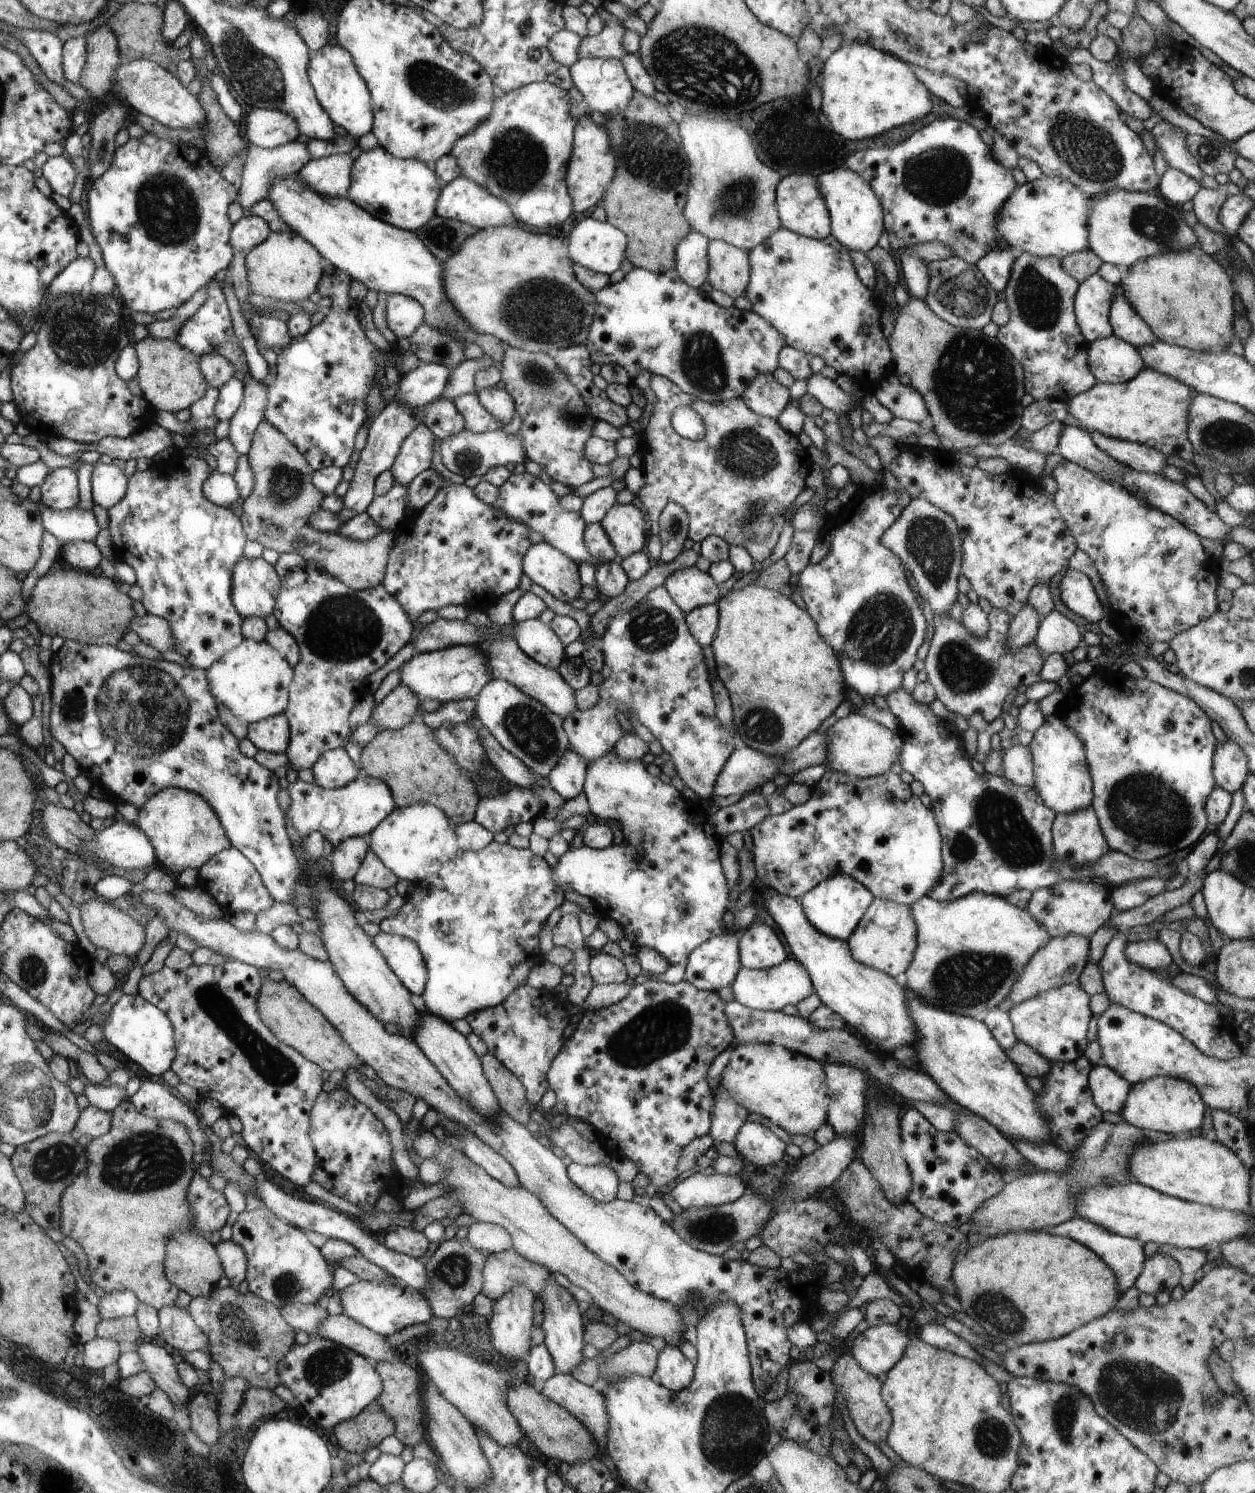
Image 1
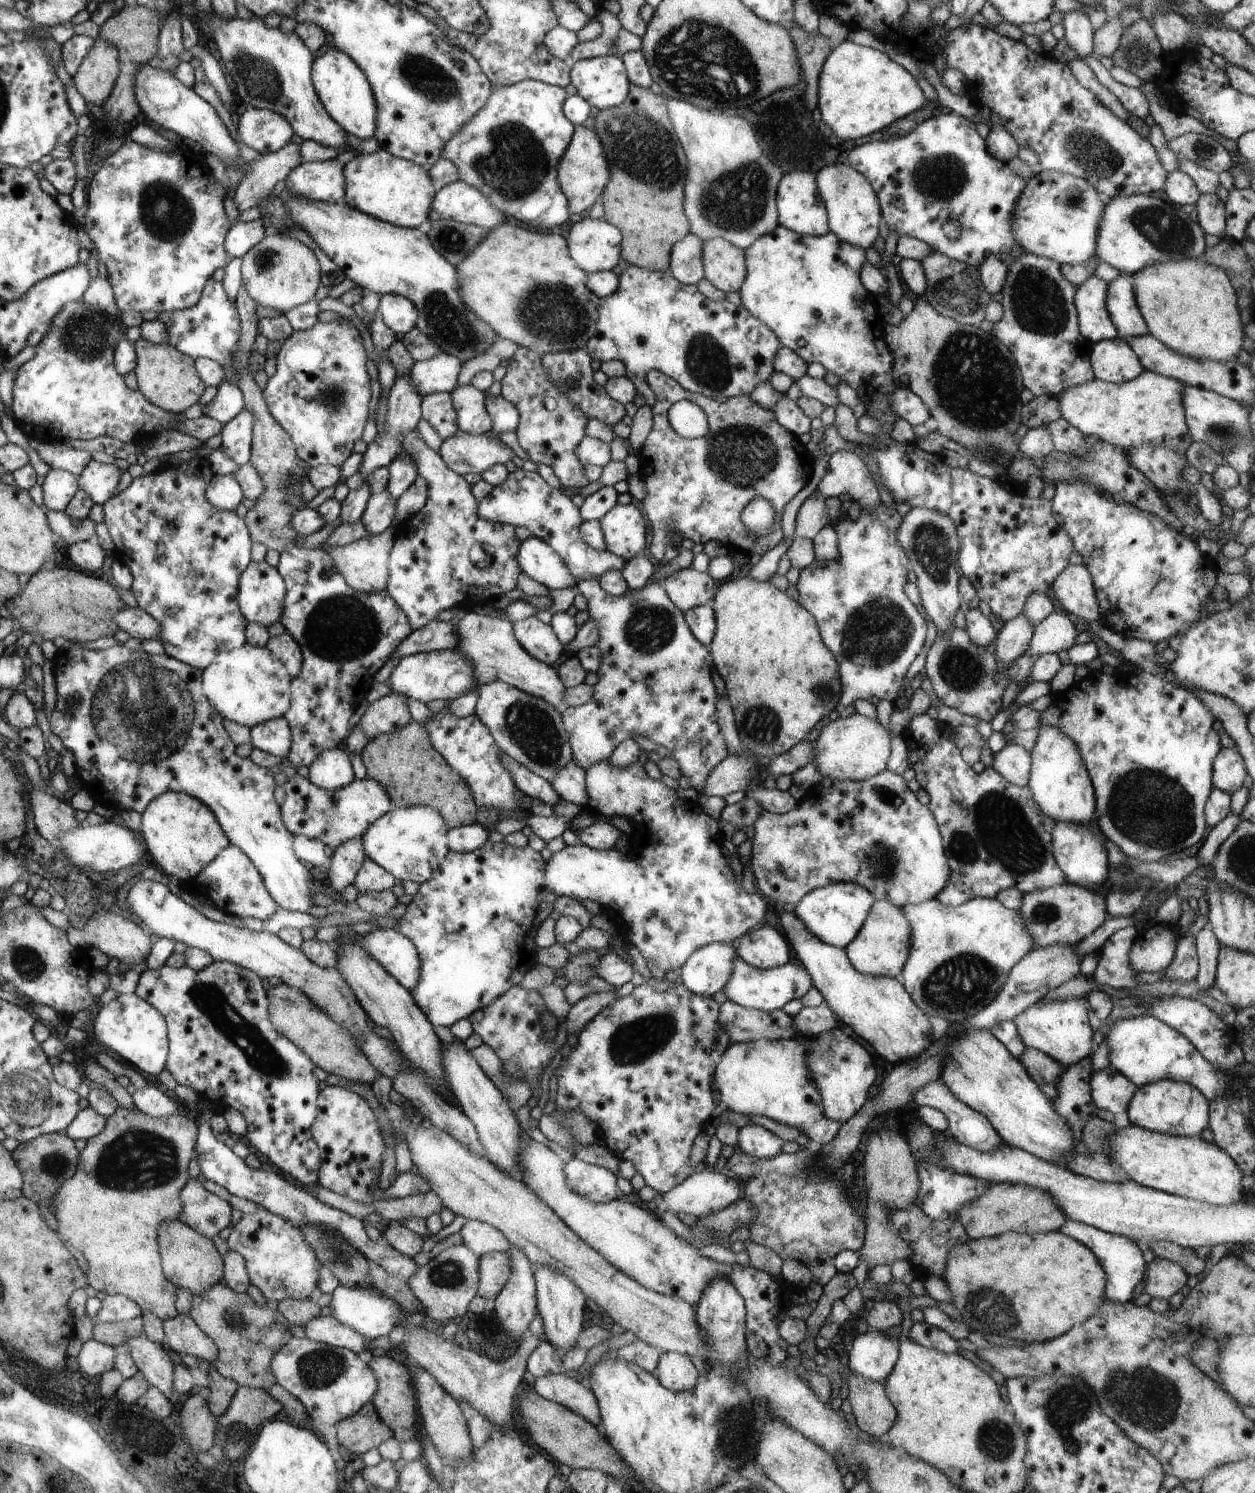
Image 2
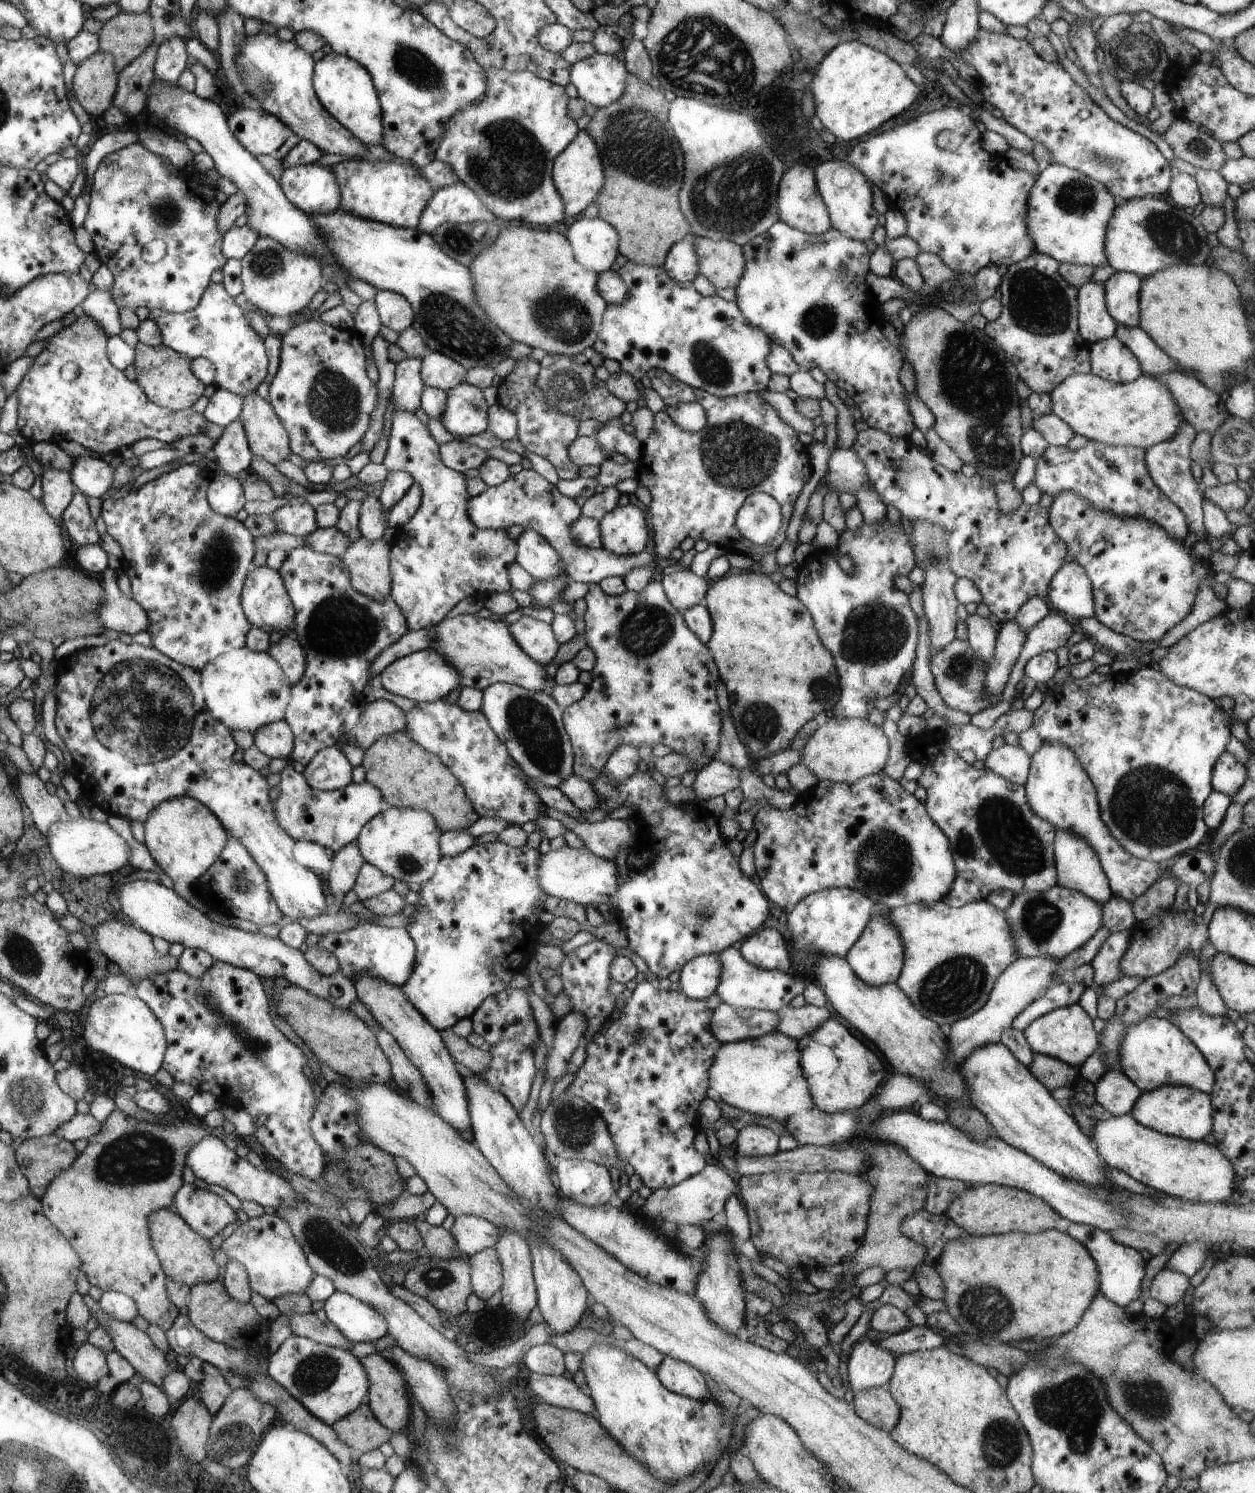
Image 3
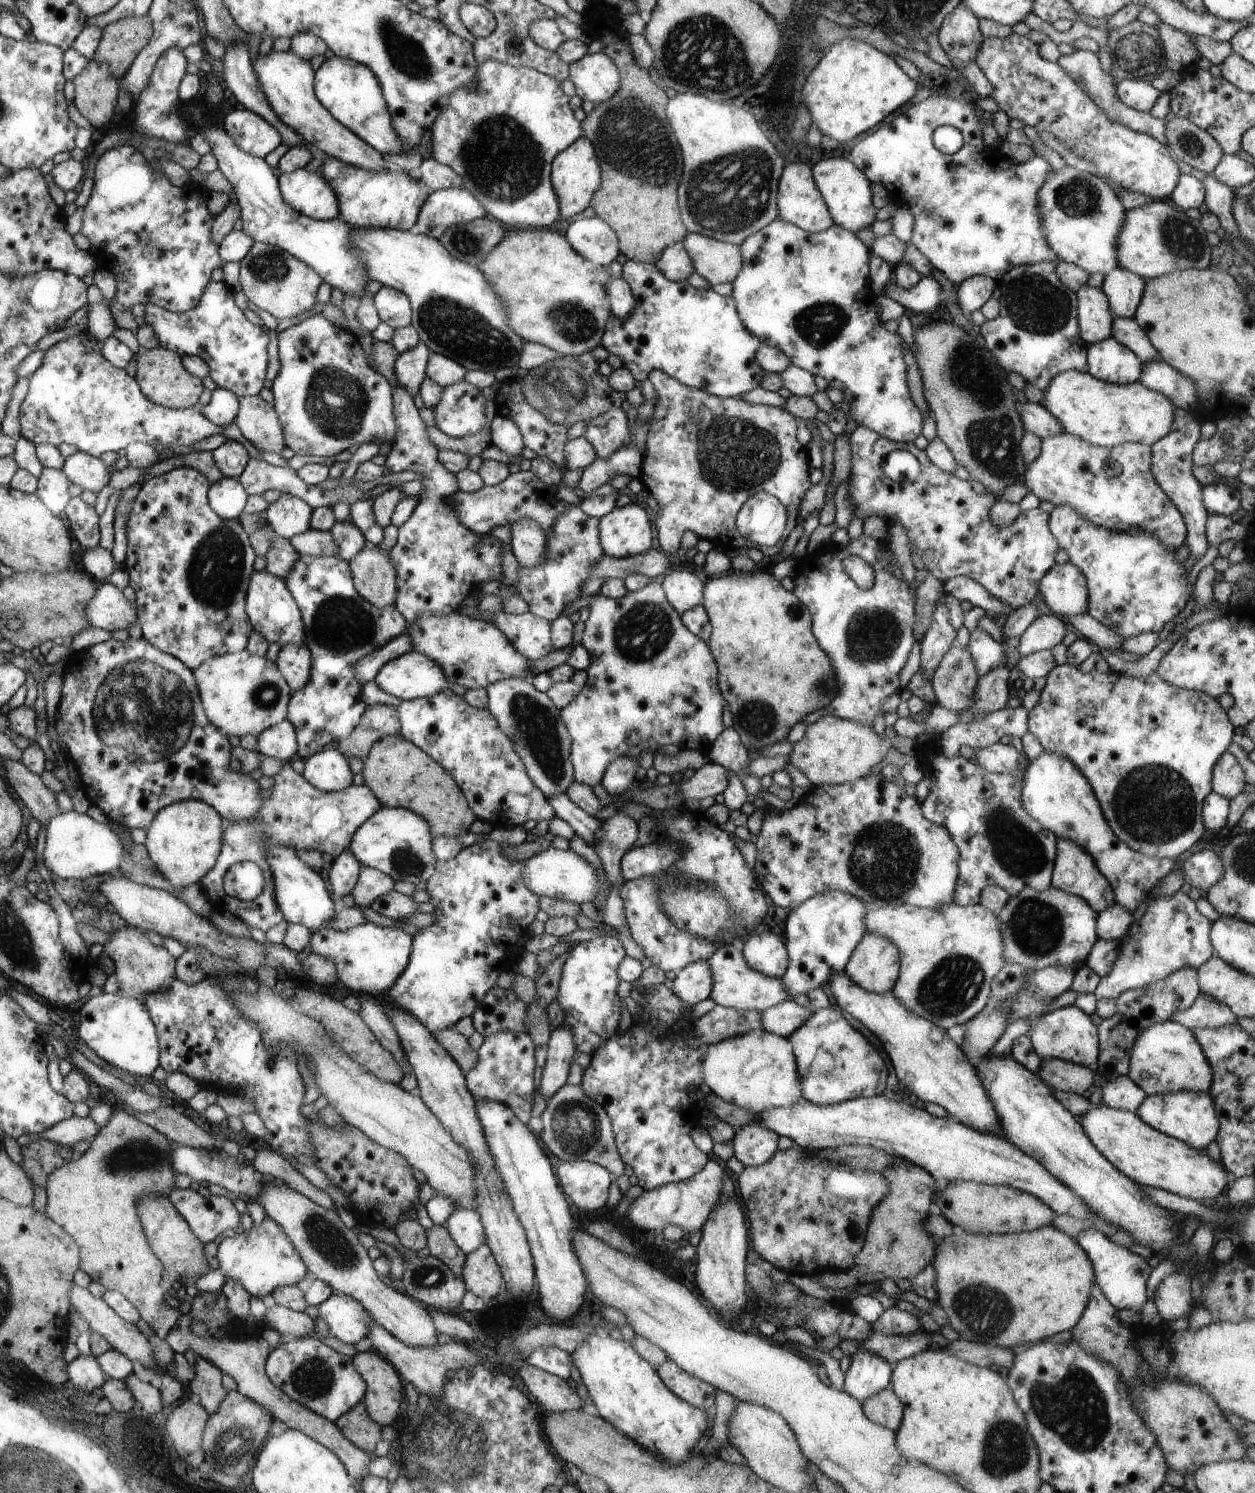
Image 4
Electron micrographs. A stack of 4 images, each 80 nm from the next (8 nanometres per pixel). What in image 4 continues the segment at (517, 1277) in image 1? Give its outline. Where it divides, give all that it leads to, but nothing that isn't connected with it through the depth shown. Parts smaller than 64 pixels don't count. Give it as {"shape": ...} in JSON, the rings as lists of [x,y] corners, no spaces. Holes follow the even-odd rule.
{"shape":[[[487,1243],[466,1255],[461,1277],[472,1294],[485,1301],[494,1298],[502,1288],[502,1275],[501,1267]]]}

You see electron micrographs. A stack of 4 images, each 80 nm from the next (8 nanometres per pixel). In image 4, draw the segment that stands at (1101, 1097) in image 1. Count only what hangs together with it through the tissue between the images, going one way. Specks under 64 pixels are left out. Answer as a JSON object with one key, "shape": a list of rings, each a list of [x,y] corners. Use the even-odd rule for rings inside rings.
{"shape":[[[1128,1075],[1104,1081],[1102,1087],[1103,1104],[1108,1108],[1135,1113],[1146,1093]]]}

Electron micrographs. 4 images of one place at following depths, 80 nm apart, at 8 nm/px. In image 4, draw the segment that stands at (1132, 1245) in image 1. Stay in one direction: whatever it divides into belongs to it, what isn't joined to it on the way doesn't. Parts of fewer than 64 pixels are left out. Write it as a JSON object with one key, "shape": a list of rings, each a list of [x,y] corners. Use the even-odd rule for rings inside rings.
{"shape":[[[1088,1229],[1081,1232],[1075,1238],[1078,1244],[1086,1251],[1092,1263],[1095,1282],[1104,1293],[1104,1296],[1117,1308],[1140,1309],[1147,1301],[1148,1288],[1146,1280],[1153,1271],[1146,1260],[1138,1254],[1130,1251],[1127,1247],[1120,1246],[1110,1240],[1103,1232],[1098,1229]]]}

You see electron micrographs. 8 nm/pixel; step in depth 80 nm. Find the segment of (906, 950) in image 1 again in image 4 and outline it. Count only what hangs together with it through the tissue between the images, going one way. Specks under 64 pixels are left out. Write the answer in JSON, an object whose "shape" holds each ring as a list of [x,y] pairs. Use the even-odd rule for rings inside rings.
{"shape":[[[866,932],[852,951],[844,972],[868,992],[893,990],[901,964],[899,948],[880,933]]]}

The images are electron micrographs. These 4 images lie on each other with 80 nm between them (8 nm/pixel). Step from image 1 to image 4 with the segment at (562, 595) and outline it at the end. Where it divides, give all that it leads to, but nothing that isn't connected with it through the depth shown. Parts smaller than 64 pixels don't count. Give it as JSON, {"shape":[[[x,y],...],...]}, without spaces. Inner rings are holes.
{"shape":[[[520,519],[511,524],[513,535],[510,546],[520,567],[538,567],[547,560],[547,536],[531,519]]]}

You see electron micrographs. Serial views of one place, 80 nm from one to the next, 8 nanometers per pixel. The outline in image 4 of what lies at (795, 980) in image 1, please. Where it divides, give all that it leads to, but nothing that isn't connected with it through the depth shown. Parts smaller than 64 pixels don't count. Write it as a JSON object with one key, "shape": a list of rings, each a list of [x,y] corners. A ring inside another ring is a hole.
{"shape":[[[738,938],[734,943],[726,943],[718,947],[707,960],[713,972],[713,989],[710,998],[716,1004],[740,1010],[765,1011],[784,1001],[792,1000],[791,994],[785,989],[781,977],[769,977],[760,971],[750,968],[743,957],[744,939]]]}

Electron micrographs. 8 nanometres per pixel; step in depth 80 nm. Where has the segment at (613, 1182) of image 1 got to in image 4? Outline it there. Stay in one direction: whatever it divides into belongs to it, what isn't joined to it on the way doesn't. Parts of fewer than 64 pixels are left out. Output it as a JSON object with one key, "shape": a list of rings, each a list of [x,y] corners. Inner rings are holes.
{"shape":[[[559,1160],[554,1168],[561,1188],[580,1210],[596,1212],[604,1208],[608,1188],[614,1180],[607,1168],[584,1160]]]}

